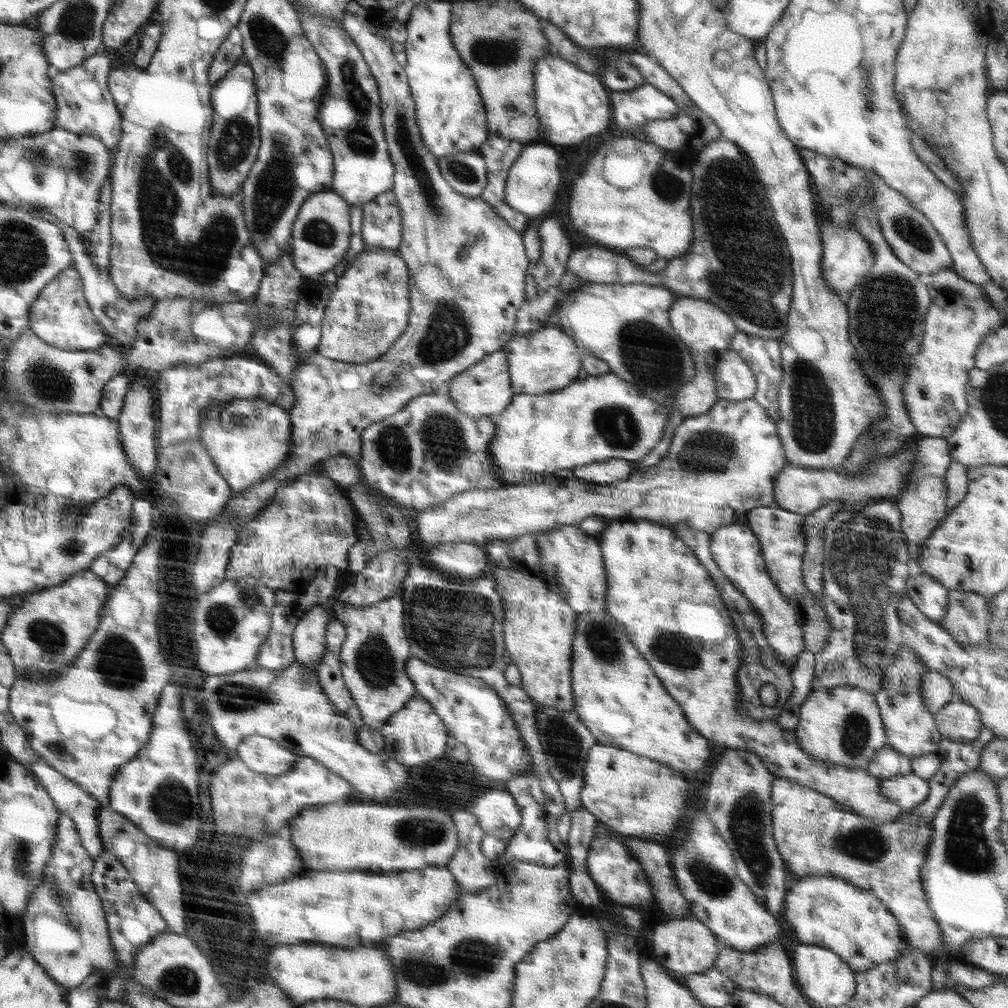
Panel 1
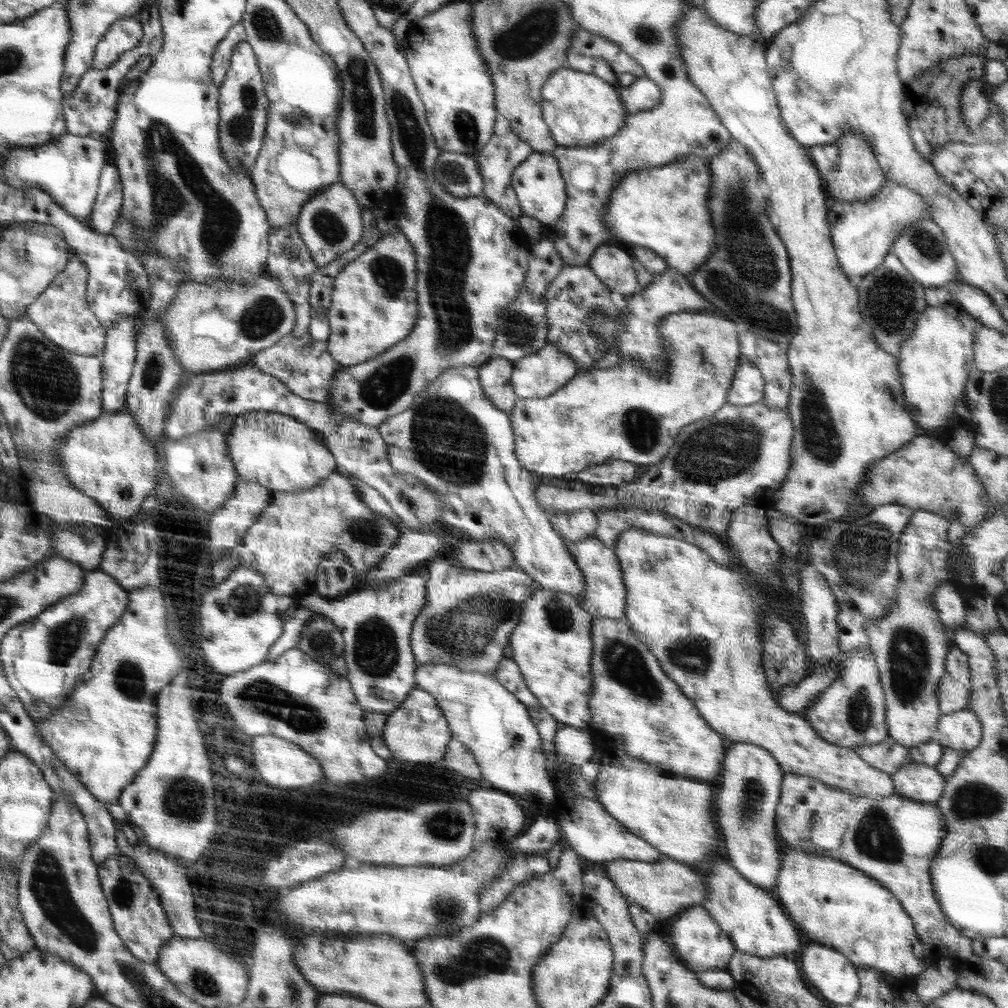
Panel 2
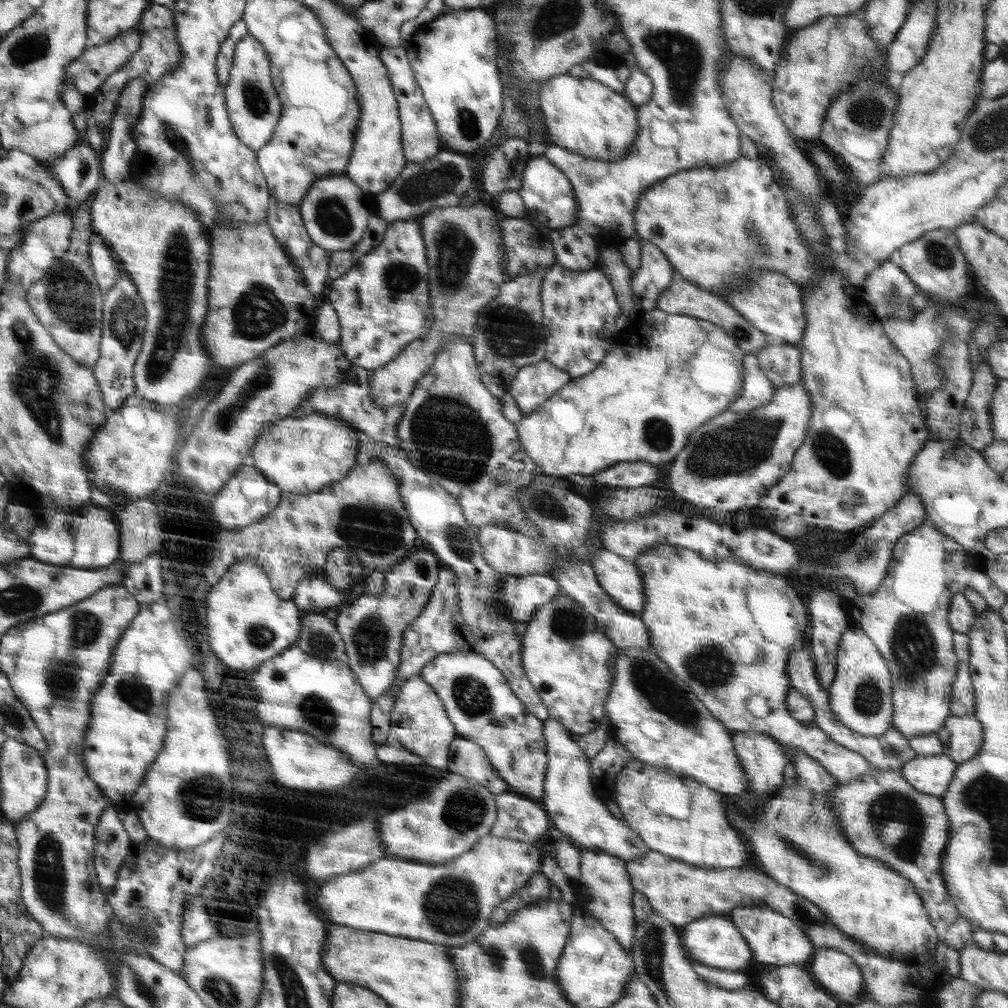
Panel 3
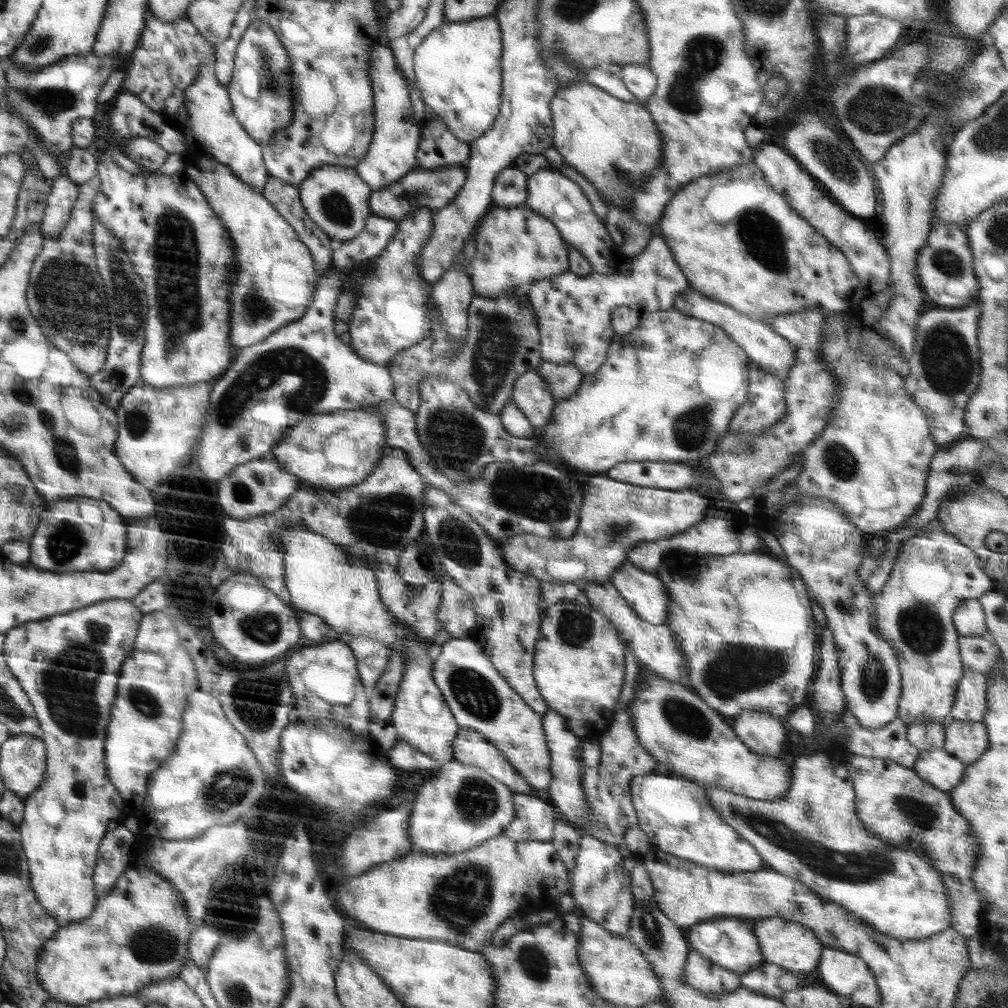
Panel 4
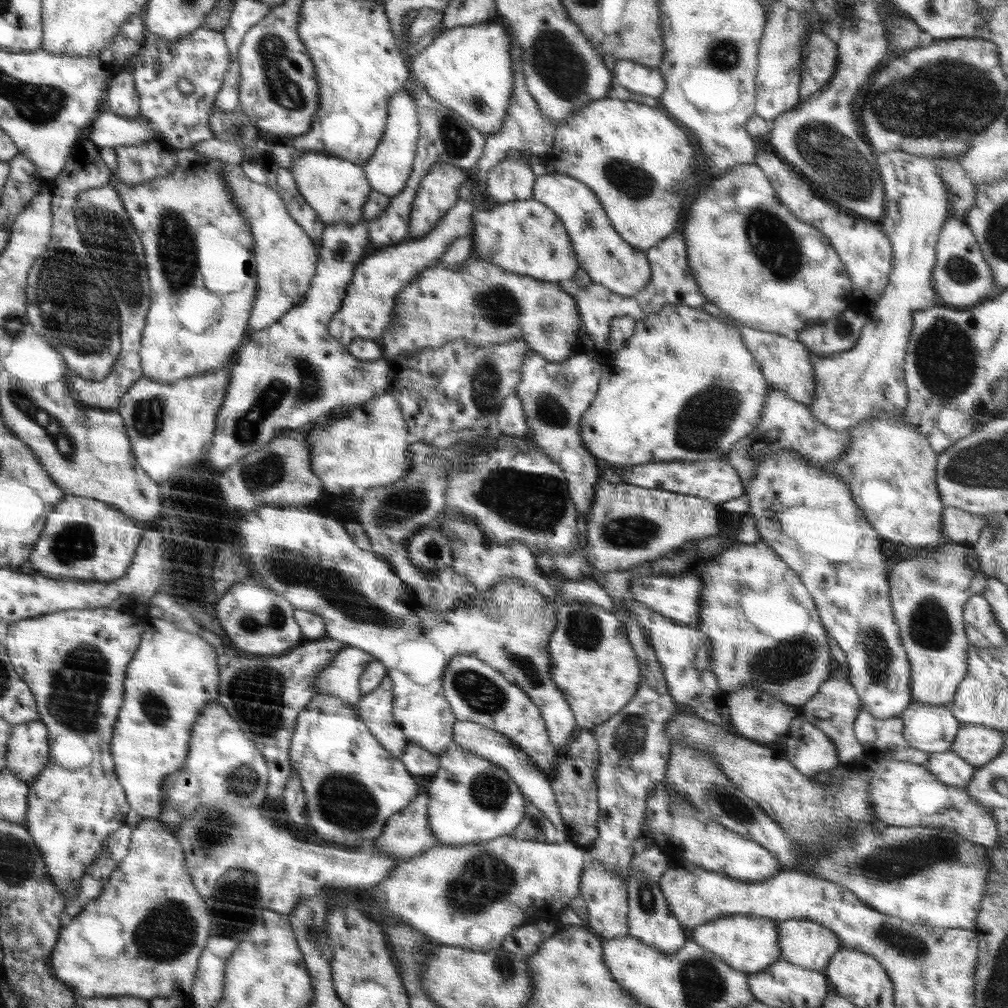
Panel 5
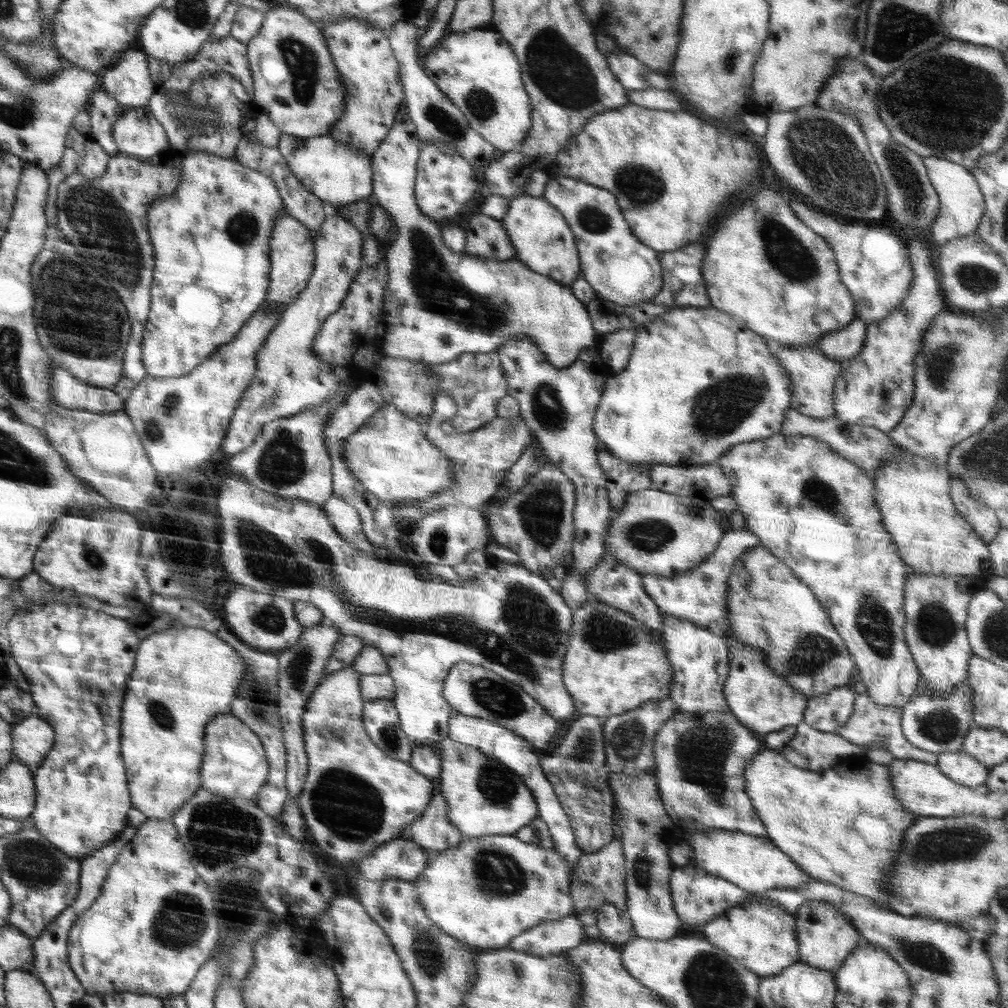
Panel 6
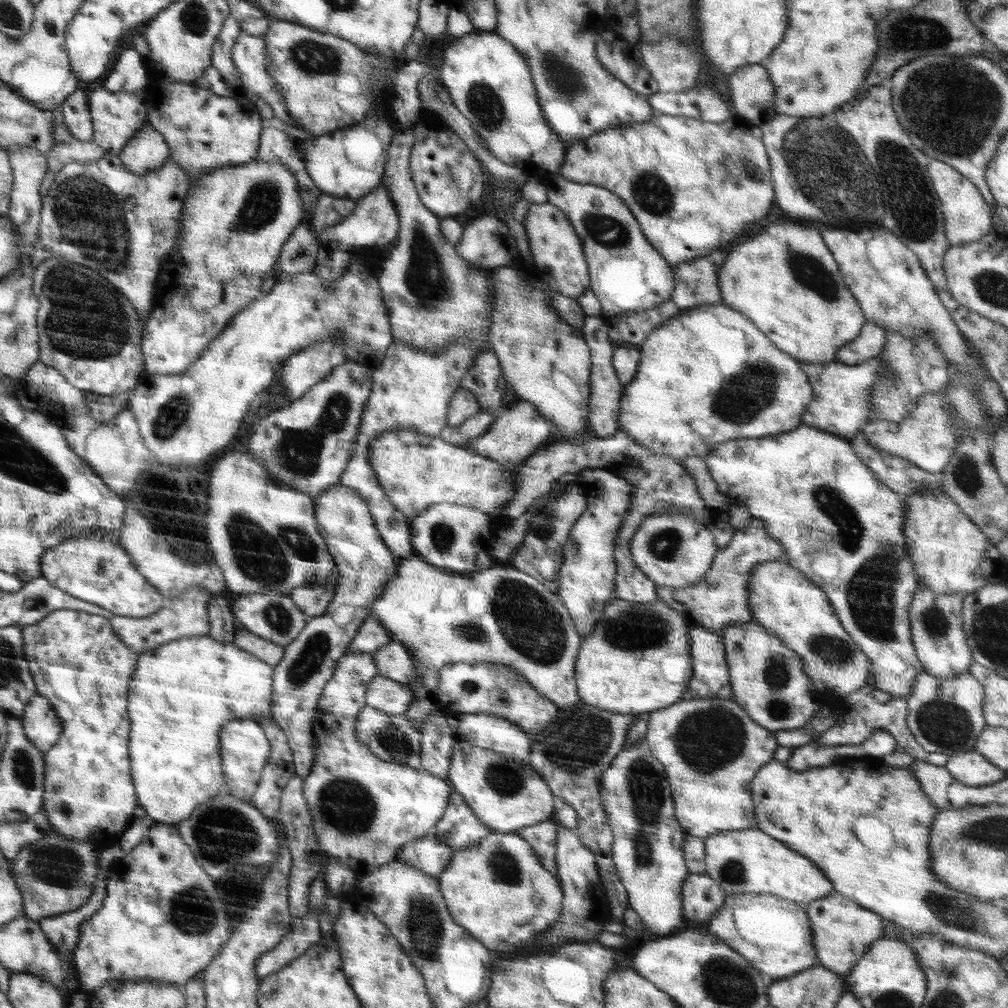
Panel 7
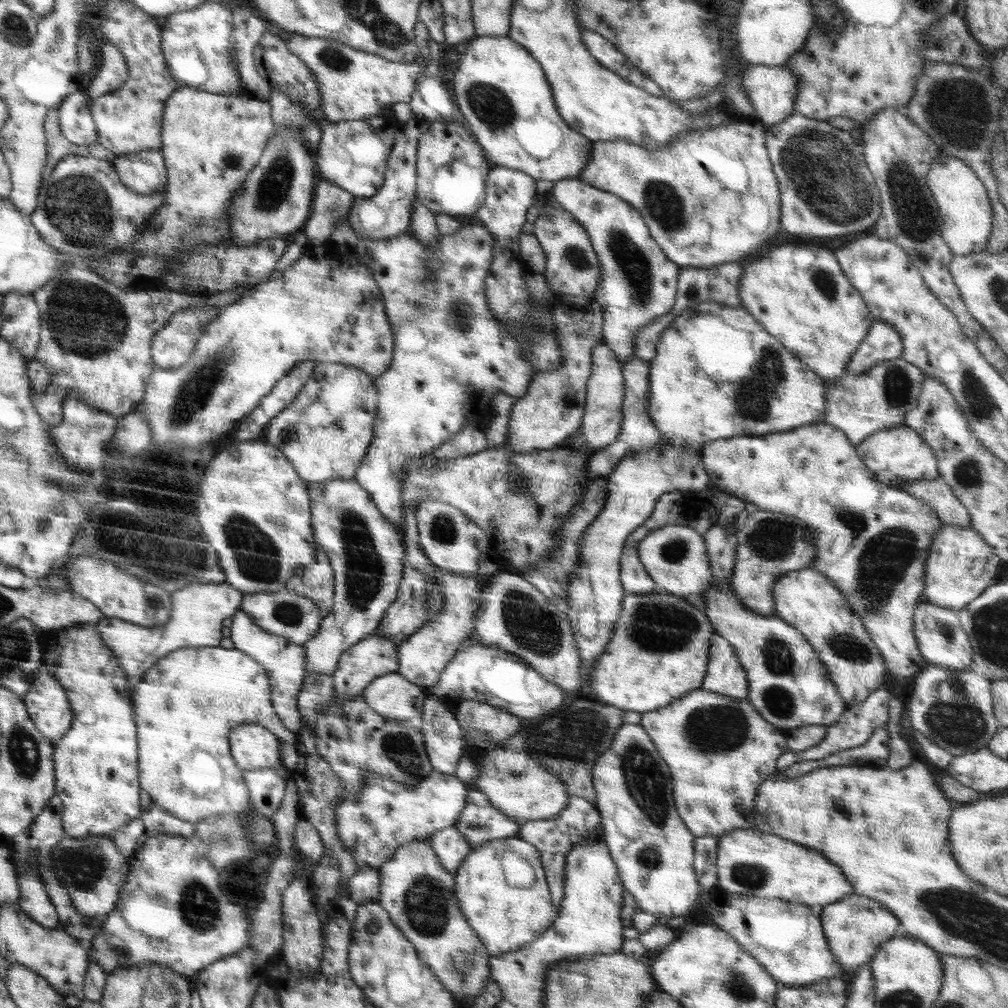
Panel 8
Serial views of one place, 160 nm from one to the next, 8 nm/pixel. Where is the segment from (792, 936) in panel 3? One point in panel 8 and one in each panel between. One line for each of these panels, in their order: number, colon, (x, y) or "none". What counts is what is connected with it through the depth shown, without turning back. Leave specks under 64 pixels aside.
4: (794, 947)
5: (810, 945)
6: (825, 937)
7: (842, 930)
8: (854, 927)

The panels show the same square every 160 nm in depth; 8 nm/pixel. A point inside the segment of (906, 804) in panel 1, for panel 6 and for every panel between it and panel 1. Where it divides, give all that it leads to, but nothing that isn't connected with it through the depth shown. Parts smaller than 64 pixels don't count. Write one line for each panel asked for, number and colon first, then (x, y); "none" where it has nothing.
2: (919, 782)
3: (930, 774)
4: (938, 767)
5: (947, 767)
6: (960, 767)

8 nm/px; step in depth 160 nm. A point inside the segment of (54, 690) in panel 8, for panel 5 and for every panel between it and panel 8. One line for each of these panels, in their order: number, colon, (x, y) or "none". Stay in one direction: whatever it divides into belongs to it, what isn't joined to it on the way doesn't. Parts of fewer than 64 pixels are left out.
5: (27, 754)
6: (33, 738)
7: (42, 725)

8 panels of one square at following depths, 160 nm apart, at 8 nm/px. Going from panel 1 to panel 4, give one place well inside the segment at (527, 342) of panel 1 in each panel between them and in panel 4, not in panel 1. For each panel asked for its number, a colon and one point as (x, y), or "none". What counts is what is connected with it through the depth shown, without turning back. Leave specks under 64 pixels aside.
2: (537, 376)
3: (533, 385)
4: (531, 395)

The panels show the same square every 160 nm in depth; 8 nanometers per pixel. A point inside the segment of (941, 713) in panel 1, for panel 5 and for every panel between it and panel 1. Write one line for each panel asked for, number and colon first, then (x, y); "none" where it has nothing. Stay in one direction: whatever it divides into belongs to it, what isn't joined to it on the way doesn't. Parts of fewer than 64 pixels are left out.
2: (961, 730)
3: (962, 736)
4: (966, 740)
5: (977, 744)

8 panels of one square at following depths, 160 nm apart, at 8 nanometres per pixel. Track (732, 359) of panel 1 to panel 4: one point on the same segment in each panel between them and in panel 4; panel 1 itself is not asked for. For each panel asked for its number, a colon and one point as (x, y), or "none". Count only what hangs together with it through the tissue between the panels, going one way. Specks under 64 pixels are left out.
2: (747, 387)
3: (758, 390)
4: (765, 406)

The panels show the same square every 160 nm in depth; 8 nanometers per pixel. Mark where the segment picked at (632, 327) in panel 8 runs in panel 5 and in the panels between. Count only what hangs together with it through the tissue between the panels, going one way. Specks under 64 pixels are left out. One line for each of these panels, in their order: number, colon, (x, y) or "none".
5: (610, 261)
6: (621, 269)
7: (626, 272)

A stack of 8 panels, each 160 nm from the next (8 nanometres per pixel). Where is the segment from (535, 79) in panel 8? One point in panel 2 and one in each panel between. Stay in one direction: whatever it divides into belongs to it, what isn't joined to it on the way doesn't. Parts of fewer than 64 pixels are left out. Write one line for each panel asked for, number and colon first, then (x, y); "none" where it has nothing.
2: (456, 88)
3: (454, 58)
4: (458, 72)
5: (468, 69)
6: (477, 70)
7: (488, 80)

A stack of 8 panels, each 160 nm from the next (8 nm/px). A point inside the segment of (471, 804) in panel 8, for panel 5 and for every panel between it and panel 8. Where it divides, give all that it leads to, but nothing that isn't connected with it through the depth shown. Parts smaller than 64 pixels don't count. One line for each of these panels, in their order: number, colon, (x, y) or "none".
5: (406, 835)
6: (432, 831)
7: (459, 828)

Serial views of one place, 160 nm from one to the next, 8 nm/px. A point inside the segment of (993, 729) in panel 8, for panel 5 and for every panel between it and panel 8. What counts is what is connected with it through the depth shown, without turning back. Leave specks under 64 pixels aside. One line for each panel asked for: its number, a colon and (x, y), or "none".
5: (930, 728)
6: (937, 725)
7: (945, 715)

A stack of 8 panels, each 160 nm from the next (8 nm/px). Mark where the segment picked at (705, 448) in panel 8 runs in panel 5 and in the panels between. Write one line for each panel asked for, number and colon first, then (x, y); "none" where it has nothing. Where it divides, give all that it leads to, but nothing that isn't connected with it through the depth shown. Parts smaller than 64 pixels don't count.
5: (807, 515)
6: (812, 508)
7: (838, 523)

